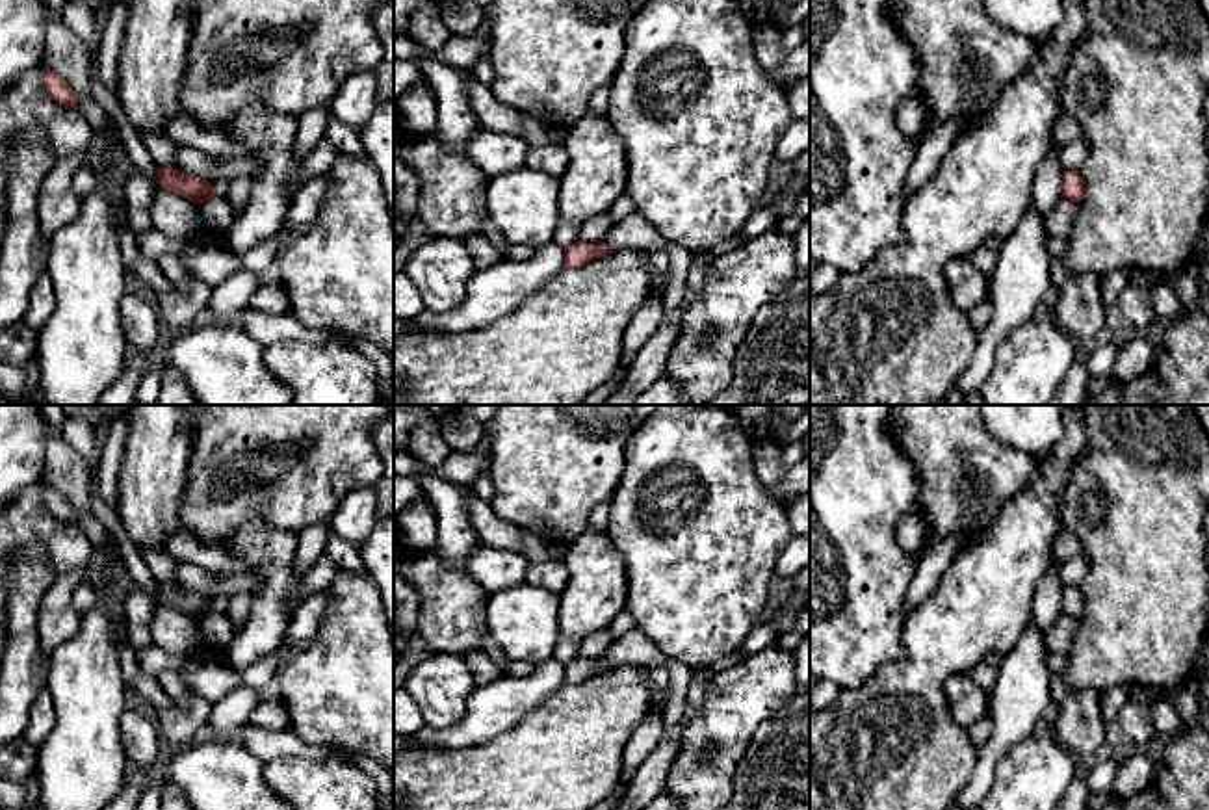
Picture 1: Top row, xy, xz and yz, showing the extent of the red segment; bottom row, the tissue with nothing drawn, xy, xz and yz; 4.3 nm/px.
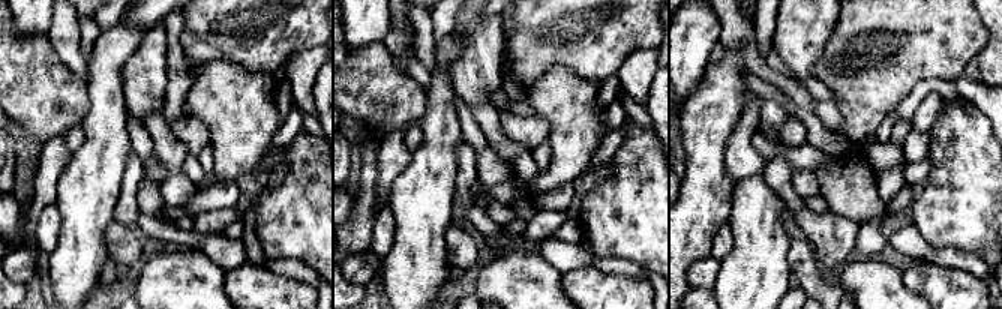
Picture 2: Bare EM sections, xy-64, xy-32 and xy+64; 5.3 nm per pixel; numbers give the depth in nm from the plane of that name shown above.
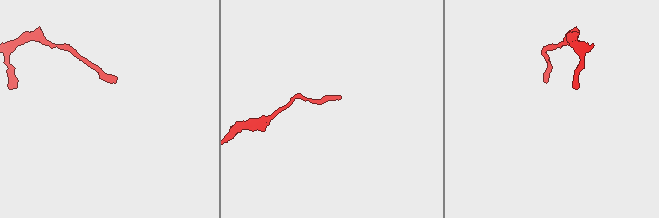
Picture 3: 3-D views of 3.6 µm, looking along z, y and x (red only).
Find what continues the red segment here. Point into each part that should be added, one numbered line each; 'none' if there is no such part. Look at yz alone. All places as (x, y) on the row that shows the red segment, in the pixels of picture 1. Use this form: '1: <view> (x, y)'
none

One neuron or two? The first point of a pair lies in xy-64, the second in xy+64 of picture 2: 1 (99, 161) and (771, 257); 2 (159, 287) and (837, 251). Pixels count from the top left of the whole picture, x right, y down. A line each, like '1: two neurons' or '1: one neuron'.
1: one neuron
2: two neurons

